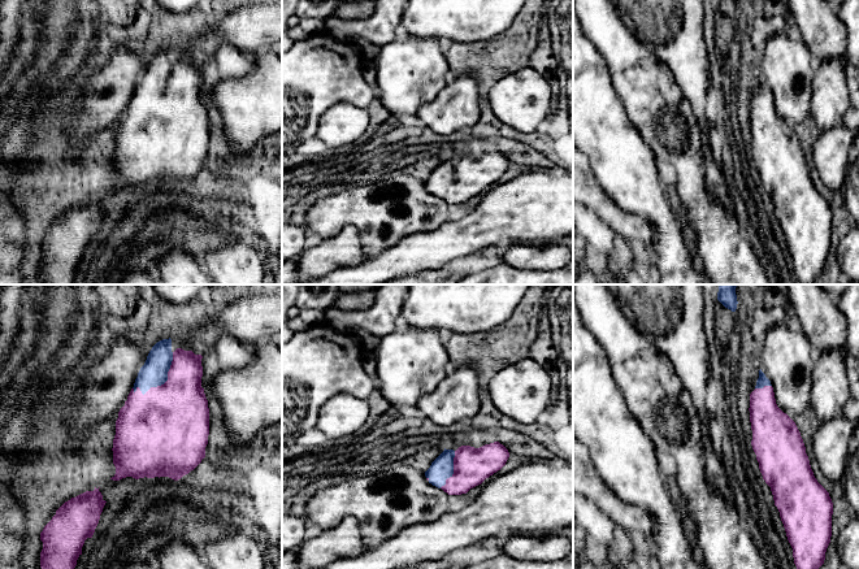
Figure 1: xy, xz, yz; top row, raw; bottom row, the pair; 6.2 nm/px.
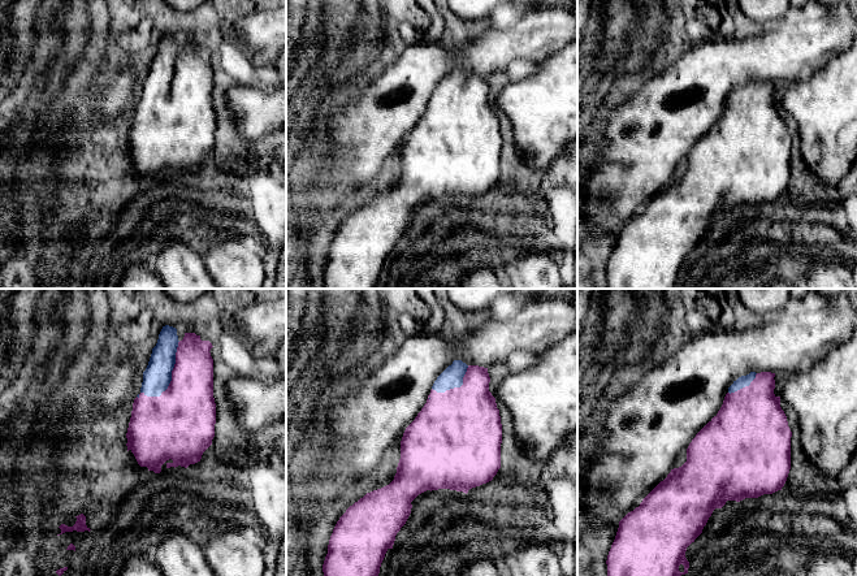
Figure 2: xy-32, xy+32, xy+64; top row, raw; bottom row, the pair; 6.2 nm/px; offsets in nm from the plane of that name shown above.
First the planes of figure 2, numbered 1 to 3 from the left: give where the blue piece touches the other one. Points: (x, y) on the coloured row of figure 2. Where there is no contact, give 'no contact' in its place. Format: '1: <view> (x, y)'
1: xy-32 (172, 380)
2: xy+32 (455, 388)
3: xy+64 (745, 386)

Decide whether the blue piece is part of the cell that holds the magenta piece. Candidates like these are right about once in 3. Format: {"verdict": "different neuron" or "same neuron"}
{"verdict": "same neuron"}

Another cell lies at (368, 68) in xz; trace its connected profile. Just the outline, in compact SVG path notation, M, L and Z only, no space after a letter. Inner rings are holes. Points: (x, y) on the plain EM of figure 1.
M365 60L361 65L361 71L366 83L377 91L377 71L374 61Z

